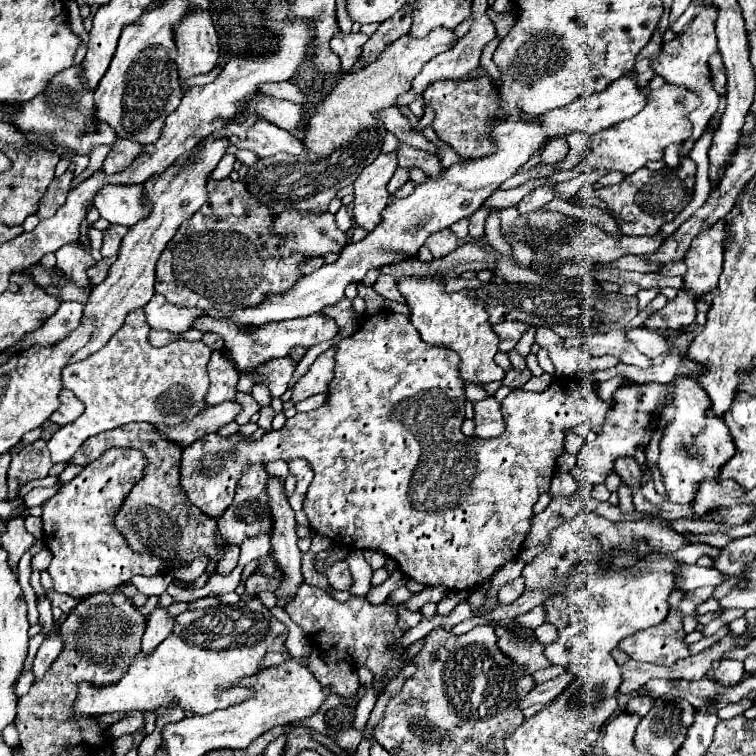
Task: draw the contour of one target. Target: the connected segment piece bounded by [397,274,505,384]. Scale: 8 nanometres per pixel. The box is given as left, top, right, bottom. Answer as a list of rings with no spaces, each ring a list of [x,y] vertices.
[[[403,276],[397,280],[399,292],[405,296],[411,308],[411,322],[427,344],[437,344],[453,348],[461,358],[461,378],[473,384],[487,384],[493,380],[503,380],[505,372],[495,364],[495,354],[499,338],[493,332],[489,316],[485,312],[483,300],[477,296],[477,290],[465,288],[459,292],[445,290],[447,280],[443,276]]]

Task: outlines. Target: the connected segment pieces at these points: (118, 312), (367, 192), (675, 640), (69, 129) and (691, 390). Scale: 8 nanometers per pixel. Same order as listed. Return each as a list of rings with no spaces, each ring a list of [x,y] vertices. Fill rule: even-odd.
[[[217,131],[213,136],[207,136],[201,142],[201,148],[197,148],[197,152],[191,156],[189,162],[185,162],[183,166],[171,166],[163,174],[151,176],[151,180],[147,180],[147,184],[143,184],[145,196],[149,196],[149,200],[151,200],[151,216],[147,216],[147,220],[139,220],[139,224],[135,224],[135,228],[131,228],[127,232],[127,236],[123,238],[123,244],[119,248],[117,260],[109,268],[107,278],[91,290],[91,300],[85,306],[83,316],[95,316],[95,320],[97,320],[95,332],[91,334],[91,340],[87,342],[87,346],[83,346],[81,350],[77,350],[71,356],[71,362],[83,360],[83,358],[91,356],[93,352],[97,352],[99,348],[103,348],[109,342],[109,338],[121,328],[127,312],[145,306],[153,298],[153,294],[155,294],[155,288],[153,288],[155,262],[157,262],[159,254],[165,250],[167,242],[175,236],[181,222],[191,218],[207,202],[209,174],[219,164],[219,160],[225,156],[229,146],[231,146],[229,138],[221,136],[221,132]]]
[[[397,152],[379,154],[355,180],[353,218],[357,226],[373,230],[381,222],[381,212],[389,204],[387,182],[397,170]]]
[[[675,590],[669,600],[669,616],[653,628],[637,632],[619,642],[619,650],[629,654],[631,660],[673,666],[677,660],[689,656],[689,646],[685,644],[685,630],[683,630],[683,614],[677,610],[683,592]]]
[[[81,64],[71,66],[63,72],[57,72],[51,78],[51,84],[47,84],[47,88],[33,100],[23,102],[23,104],[7,104],[3,108],[3,114],[9,118],[13,128],[17,128],[23,136],[27,136],[29,144],[33,146],[51,144],[59,152],[71,150],[75,154],[87,154],[91,152],[91,148],[99,144],[111,146],[111,152],[107,154],[103,162],[103,172],[109,172],[109,174],[121,172],[131,162],[135,162],[135,158],[139,158],[141,152],[145,152],[145,144],[139,144],[131,138],[115,136],[115,132],[111,132],[107,124],[99,124],[95,132],[85,130],[85,124],[95,120],[95,110],[93,110],[93,92],[87,92],[87,84],[83,84]]]
[[[679,380],[679,384],[653,382],[617,388],[613,394],[613,408],[605,416],[601,434],[595,438],[595,442],[587,442],[577,454],[577,464],[587,474],[587,480],[591,484],[601,484],[605,480],[605,474],[613,468],[613,460],[617,456],[633,456],[637,444],[647,444],[651,440],[651,434],[645,432],[649,418],[653,416],[659,404],[669,406],[671,402],[675,406],[675,416],[671,424],[667,424],[665,436],[661,440],[659,472],[667,488],[667,498],[677,504],[689,504],[697,494],[699,482],[709,476],[715,476],[717,470],[723,464],[727,464],[727,460],[731,460],[731,456],[735,454],[735,446],[727,424],[721,418],[703,418],[703,410],[709,408],[709,398],[695,382]]]

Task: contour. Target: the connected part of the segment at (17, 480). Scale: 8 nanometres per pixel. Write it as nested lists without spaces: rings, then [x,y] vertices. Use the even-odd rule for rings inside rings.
[[[43,438],[31,444],[19,442],[9,452],[11,452],[11,466],[7,472],[7,499],[10,501],[13,498],[12,494],[17,494],[21,484],[26,484],[33,478],[45,478],[53,468],[53,464],[47,452],[47,442]]]

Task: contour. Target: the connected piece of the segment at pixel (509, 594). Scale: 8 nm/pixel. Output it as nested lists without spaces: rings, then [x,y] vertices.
[[[520,576],[517,580],[505,584],[501,590],[499,590],[499,602],[501,604],[513,604],[517,598],[524,592],[524,578]]]

